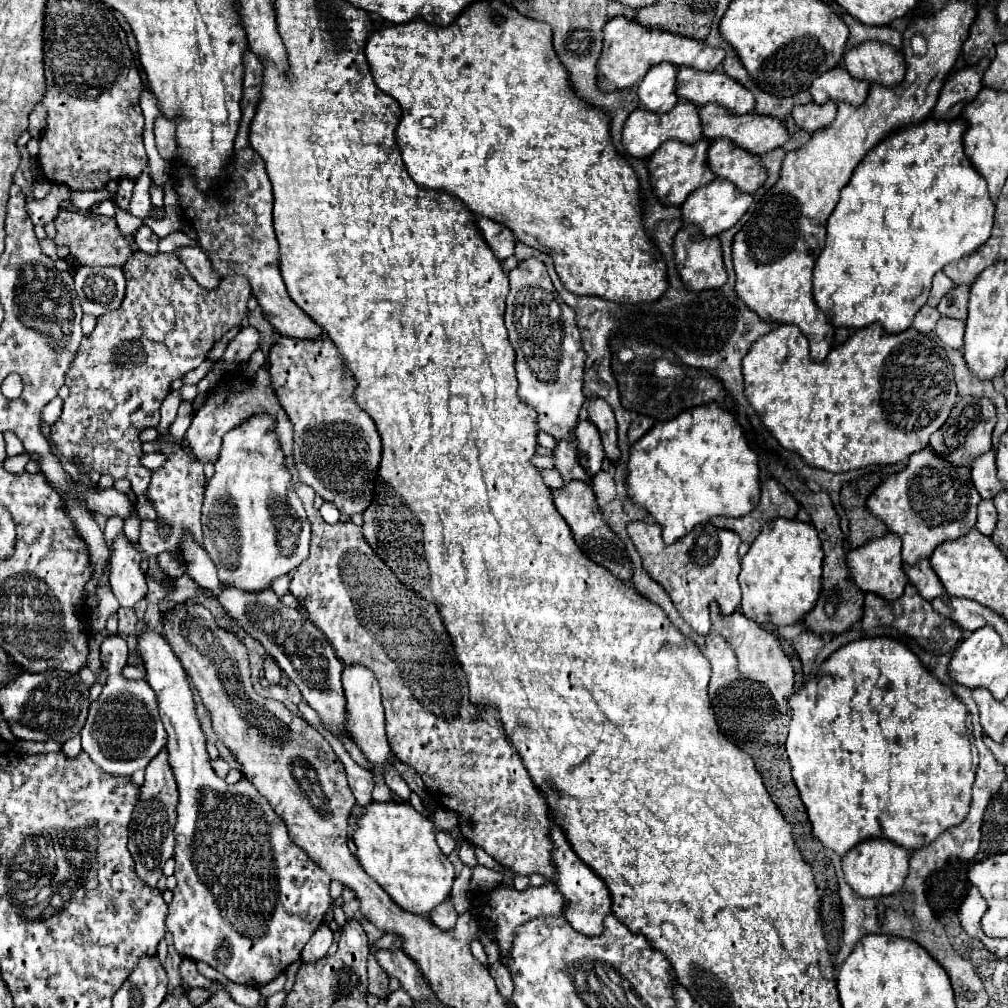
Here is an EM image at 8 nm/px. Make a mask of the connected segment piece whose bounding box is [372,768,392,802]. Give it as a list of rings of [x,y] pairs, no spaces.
[[[376,768],[374,772],[376,772],[376,790],[372,792],[372,800],[376,800],[376,802],[392,802],[392,792],[390,792],[390,788],[384,784],[382,774],[378,772],[378,768]]]

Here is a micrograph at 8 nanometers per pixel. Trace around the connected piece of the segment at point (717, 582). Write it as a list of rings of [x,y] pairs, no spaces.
[[[630,522],[628,526],[628,536],[632,538],[642,558],[644,572],[668,592],[676,610],[692,626],[694,632],[708,634],[710,632],[710,616],[708,616],[710,602],[718,602],[722,616],[732,614],[736,606],[740,604],[740,586],[738,586],[740,538],[738,534],[730,530],[712,526],[710,522],[698,524],[690,534],[686,534],[684,538],[680,538],[678,542],[670,546],[664,544],[660,534],[662,530],[658,524]]]

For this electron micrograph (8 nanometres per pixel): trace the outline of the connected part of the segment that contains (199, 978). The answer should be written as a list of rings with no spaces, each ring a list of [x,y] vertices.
[[[182,958],[182,964],[178,968],[182,982],[188,988],[208,988],[208,978],[204,978],[198,970],[196,970],[196,962],[192,958]]]

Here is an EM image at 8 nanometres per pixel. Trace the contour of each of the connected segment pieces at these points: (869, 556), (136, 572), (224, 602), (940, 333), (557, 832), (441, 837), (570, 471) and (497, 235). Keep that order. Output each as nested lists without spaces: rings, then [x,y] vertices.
[[[886,534],[882,538],[870,540],[868,544],[854,548],[846,554],[846,566],[850,572],[850,580],[862,588],[864,592],[874,592],[880,598],[894,602],[902,596],[904,586],[908,582],[904,570],[902,570],[902,558],[900,558],[900,538],[896,534]]]
[[[118,534],[112,544],[109,584],[124,608],[132,608],[146,596],[146,574],[140,570],[140,560],[142,554],[134,544],[124,534]]]
[[[184,532],[180,542],[180,550],[186,560],[186,574],[204,588],[216,592],[216,600],[220,606],[238,622],[238,626],[250,632],[256,640],[262,642],[266,652],[276,660],[276,664],[284,670],[284,674],[300,688],[302,698],[308,706],[318,714],[322,726],[336,738],[336,740],[352,740],[346,728],[346,696],[342,688],[342,670],[344,664],[336,656],[334,648],[326,640],[326,636],[314,626],[310,618],[306,618],[300,610],[286,608],[272,590],[262,592],[242,592],[238,588],[226,588],[220,584],[216,566],[206,554],[206,550],[196,542],[190,532]]]
[[[940,318],[936,324],[936,336],[950,348],[962,348],[962,336],[964,336],[964,322],[952,320],[952,318]]]
[[[552,824],[552,842],[554,842],[554,864],[556,864],[556,886],[566,898],[564,916],[572,924],[574,930],[578,930],[584,936],[598,936],[602,934],[604,918],[612,912],[612,898],[606,888],[606,882],[602,882],[600,876],[594,874],[590,866],[586,866],[572,850],[570,842],[564,838],[560,826]]]
[[[438,832],[436,842],[444,850],[444,854],[450,854],[454,850],[454,838],[450,836],[450,832]]]
[[[556,440],[556,448],[552,450],[552,460],[554,460],[554,468],[562,474],[564,482],[570,480],[584,480],[590,482],[590,476],[578,466],[578,458],[576,458],[576,444],[574,440]]]
[[[478,218],[476,228],[482,232],[486,244],[490,246],[490,250],[494,252],[494,256],[498,260],[506,260],[508,256],[512,256],[512,252],[514,252],[514,234],[506,226],[502,226],[502,224],[498,224],[490,218]]]

